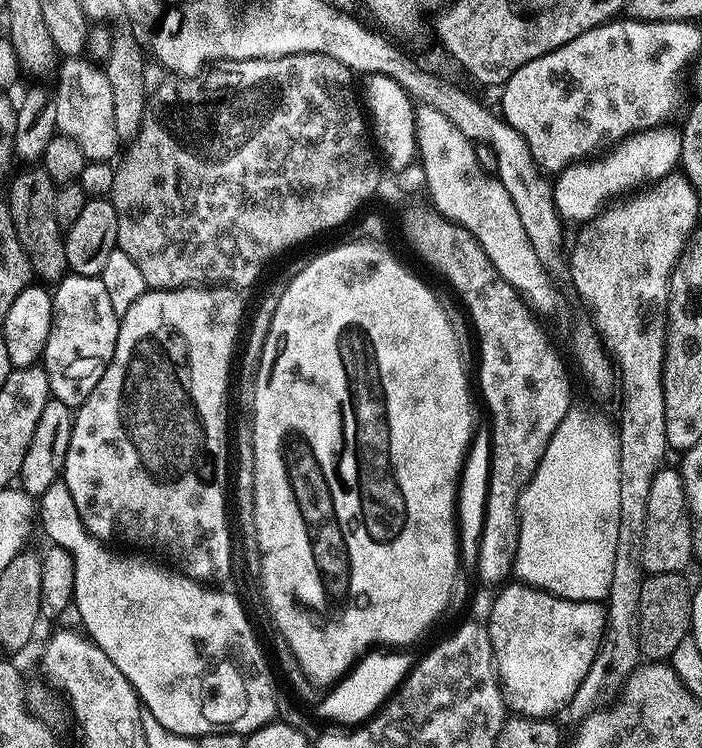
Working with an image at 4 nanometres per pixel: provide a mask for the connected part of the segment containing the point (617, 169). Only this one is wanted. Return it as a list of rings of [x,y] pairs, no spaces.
[[[659,128],[636,133],[613,147],[606,154],[609,156],[602,160],[598,158],[571,164],[559,173],[552,184],[552,197],[561,221],[568,223],[569,220],[575,226],[583,225],[604,212],[606,205],[615,201],[612,200],[615,196],[623,197],[625,194],[635,193],[645,186],[656,185],[664,176],[673,175],[674,169],[680,163],[680,135],[676,132],[672,134],[668,130],[670,129]]]

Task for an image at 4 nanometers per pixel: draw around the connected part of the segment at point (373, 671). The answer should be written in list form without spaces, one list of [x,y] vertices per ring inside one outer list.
[[[372,650],[365,653],[353,665],[343,680],[337,681],[322,697],[316,710],[319,714],[338,726],[358,726],[375,715],[399,688],[399,684],[411,671],[414,658],[408,654],[396,654],[394,650]]]

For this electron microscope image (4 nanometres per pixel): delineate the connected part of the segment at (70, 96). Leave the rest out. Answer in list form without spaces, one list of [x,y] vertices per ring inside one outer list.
[[[69,56],[58,66],[58,86],[55,85],[56,129],[73,138],[81,147],[85,159],[111,161],[120,141],[114,127],[114,94],[107,73],[94,66],[87,58]]]

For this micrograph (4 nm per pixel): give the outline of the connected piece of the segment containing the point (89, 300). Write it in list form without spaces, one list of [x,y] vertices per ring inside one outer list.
[[[68,274],[55,285],[50,338],[42,357],[51,399],[75,410],[90,398],[90,390],[98,386],[98,378],[106,374],[106,366],[114,358],[119,329],[120,317],[114,314],[114,306],[110,306],[106,286],[102,286],[99,276]]]

